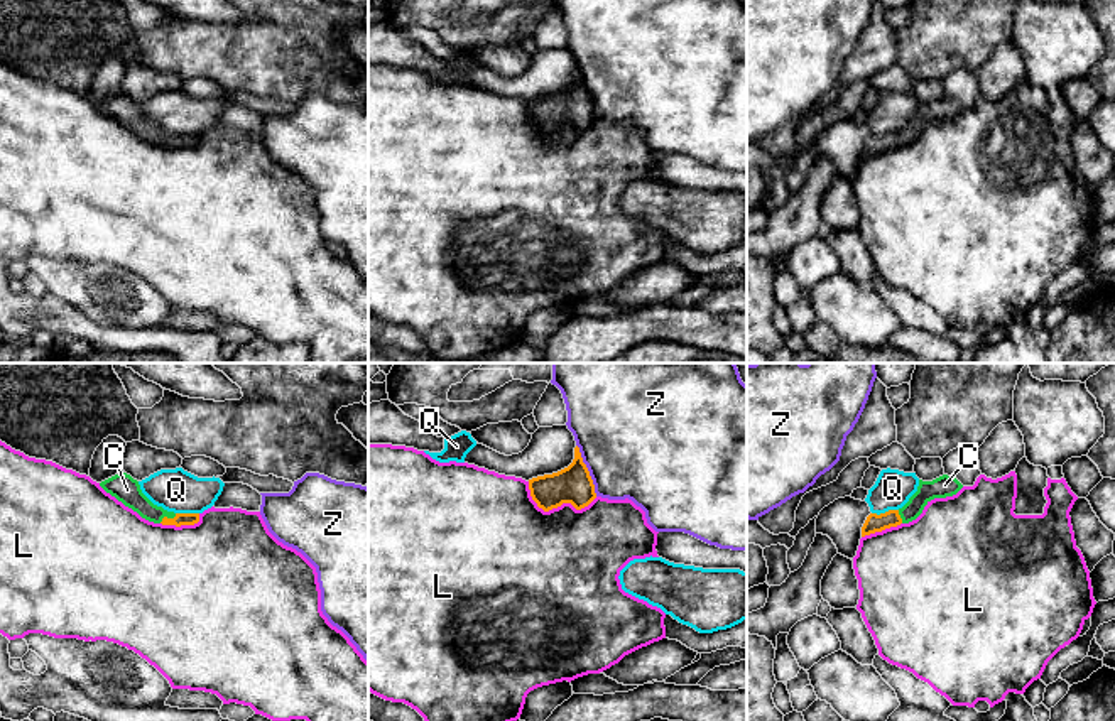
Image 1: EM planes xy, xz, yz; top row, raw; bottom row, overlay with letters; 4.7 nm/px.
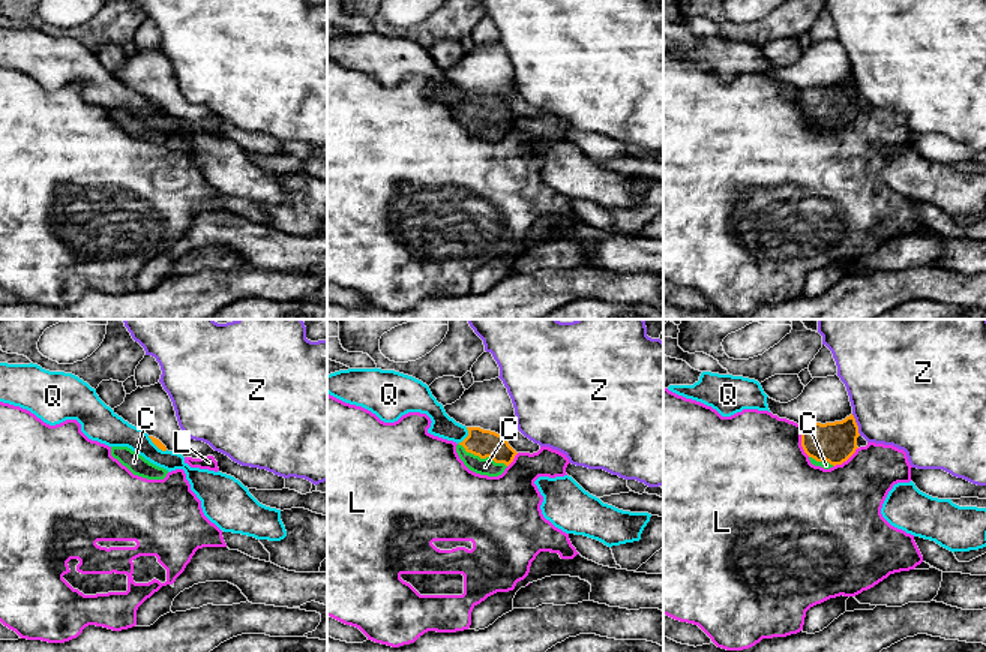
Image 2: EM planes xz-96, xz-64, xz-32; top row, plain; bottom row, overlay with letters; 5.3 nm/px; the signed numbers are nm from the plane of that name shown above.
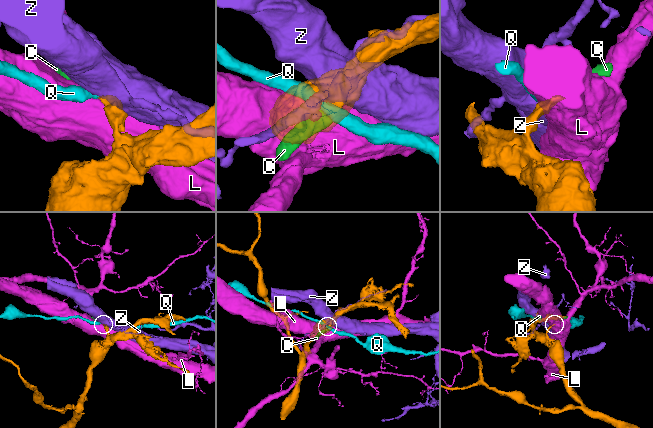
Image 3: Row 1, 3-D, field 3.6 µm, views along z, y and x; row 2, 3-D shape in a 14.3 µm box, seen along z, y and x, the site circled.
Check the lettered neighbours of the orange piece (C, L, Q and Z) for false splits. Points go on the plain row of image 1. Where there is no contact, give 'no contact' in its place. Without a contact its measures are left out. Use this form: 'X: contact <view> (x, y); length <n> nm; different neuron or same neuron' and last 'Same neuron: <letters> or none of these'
C: contact xy (166, 139); length 100 nm; same neuron
L: contact xz (556, 129); length 340 nm; different neuron
Q: contact yz (886, 134); length 130 nm; different neuron
Z: contact xz (587, 92); length 260 nm; different neuron
Same neuron: C

